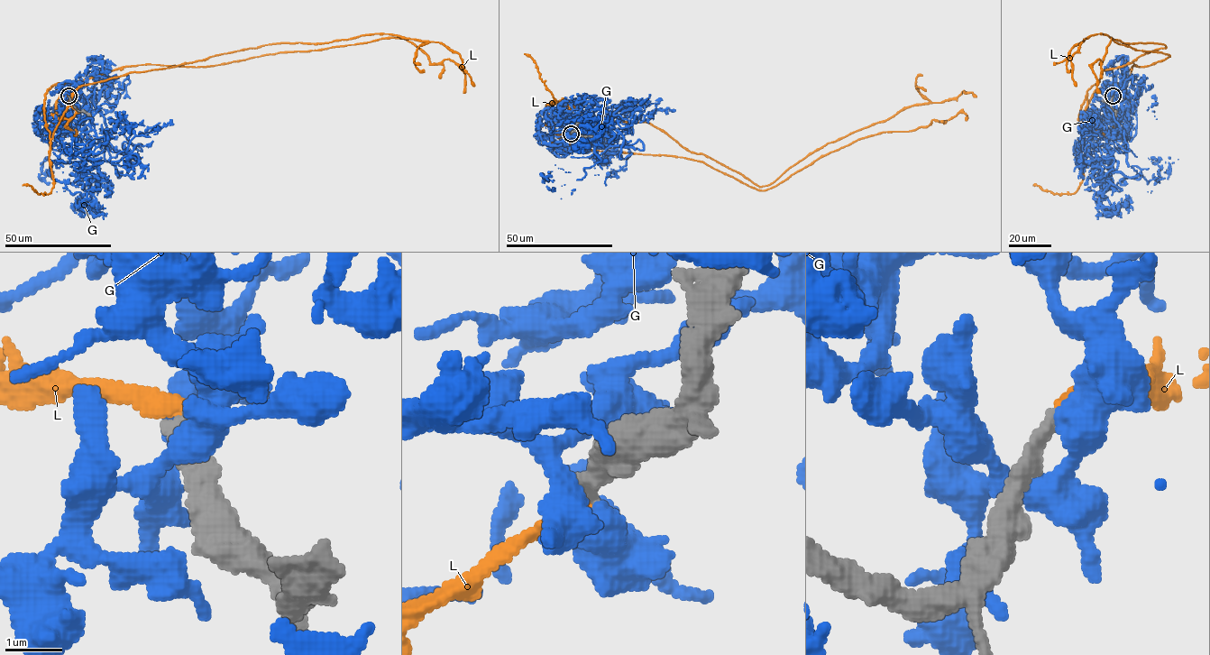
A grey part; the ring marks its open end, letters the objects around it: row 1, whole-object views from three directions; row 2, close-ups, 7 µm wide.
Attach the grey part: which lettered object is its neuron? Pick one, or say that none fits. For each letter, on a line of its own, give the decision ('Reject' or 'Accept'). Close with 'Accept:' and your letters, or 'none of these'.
G: Reject
L: Accept
Accept: L

